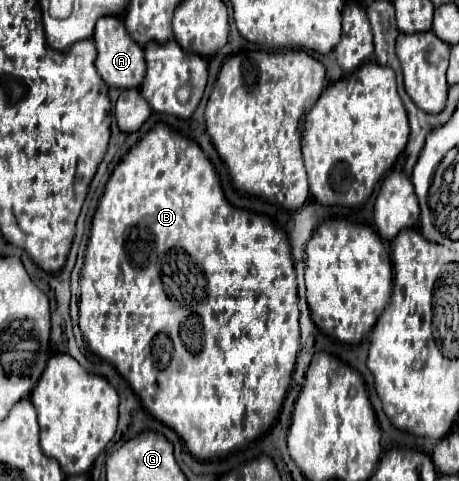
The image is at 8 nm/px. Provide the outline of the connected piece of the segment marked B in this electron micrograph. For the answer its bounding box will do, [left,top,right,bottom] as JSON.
[79,126,299,460]

